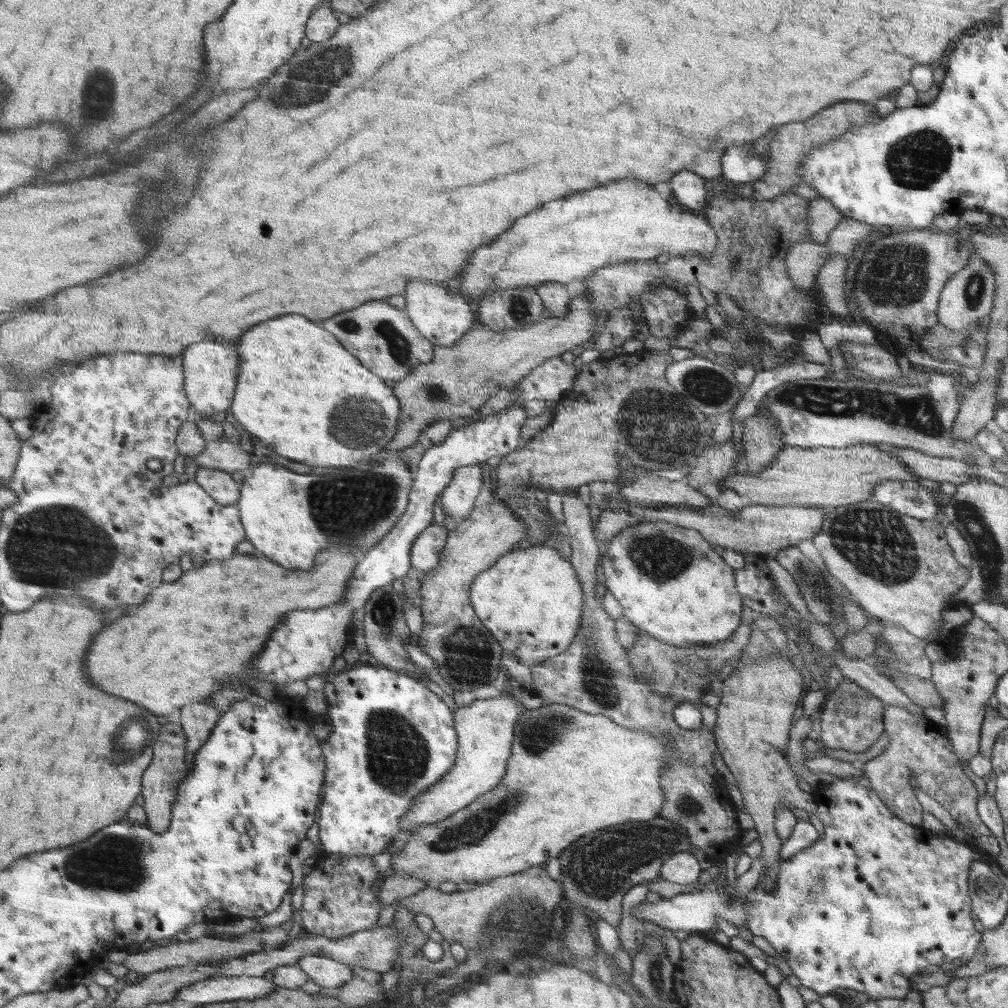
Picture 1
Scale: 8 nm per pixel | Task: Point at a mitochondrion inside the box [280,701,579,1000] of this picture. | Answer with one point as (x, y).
(398, 754)

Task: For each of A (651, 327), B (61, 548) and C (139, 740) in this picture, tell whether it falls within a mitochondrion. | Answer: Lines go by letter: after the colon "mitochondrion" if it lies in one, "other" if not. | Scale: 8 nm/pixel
A: other
B: mitochondrion
C: mitochondrion

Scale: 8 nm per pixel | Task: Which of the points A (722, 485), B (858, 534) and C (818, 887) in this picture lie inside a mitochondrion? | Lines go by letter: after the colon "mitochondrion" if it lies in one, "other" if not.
A: other
B: mitochondrion
C: mitochondrion

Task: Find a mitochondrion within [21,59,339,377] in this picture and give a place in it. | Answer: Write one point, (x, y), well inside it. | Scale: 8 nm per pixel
(99, 90)

